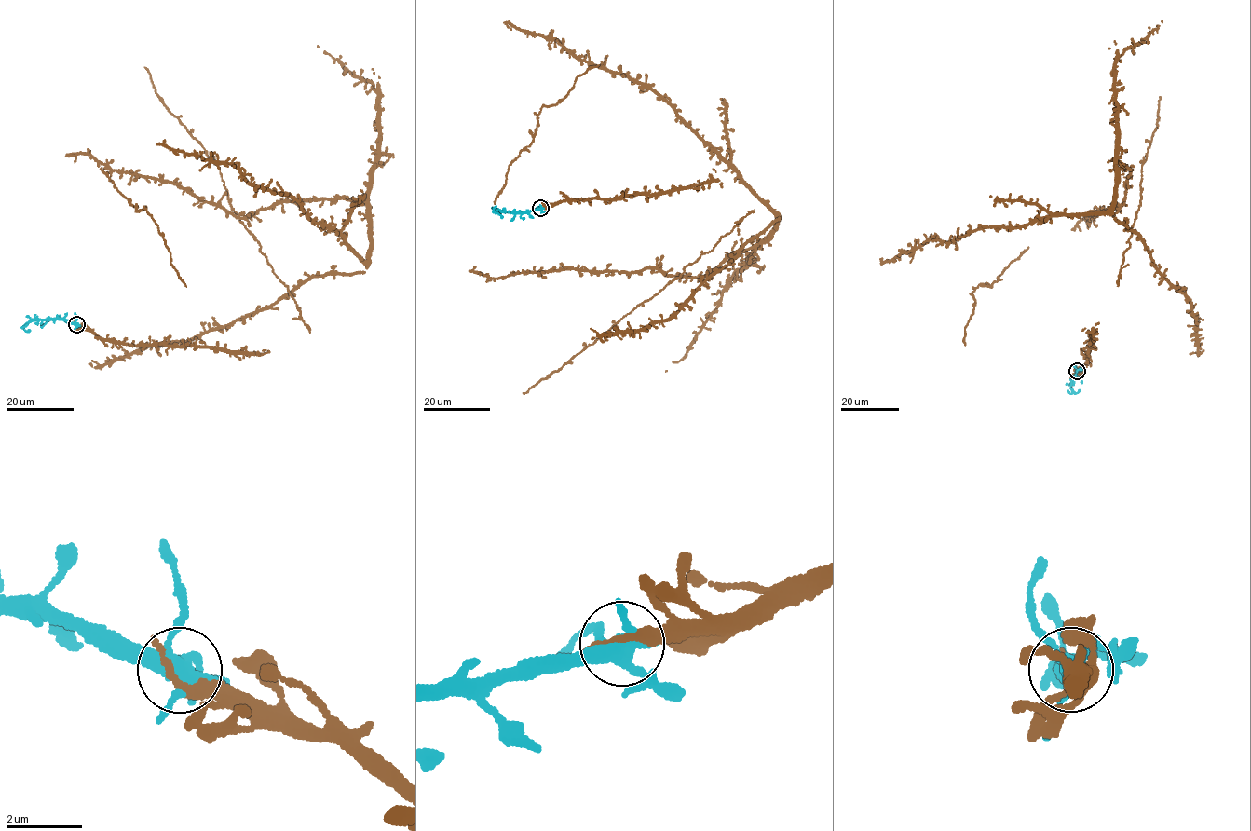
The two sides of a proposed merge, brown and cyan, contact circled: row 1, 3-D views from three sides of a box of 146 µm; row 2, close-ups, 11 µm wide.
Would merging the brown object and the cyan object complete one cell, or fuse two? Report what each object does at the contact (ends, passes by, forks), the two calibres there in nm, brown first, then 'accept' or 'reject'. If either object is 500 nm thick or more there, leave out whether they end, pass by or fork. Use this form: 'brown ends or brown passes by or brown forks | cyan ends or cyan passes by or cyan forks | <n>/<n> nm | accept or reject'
brown ends | cyan forks | 340/360 nm | accept

